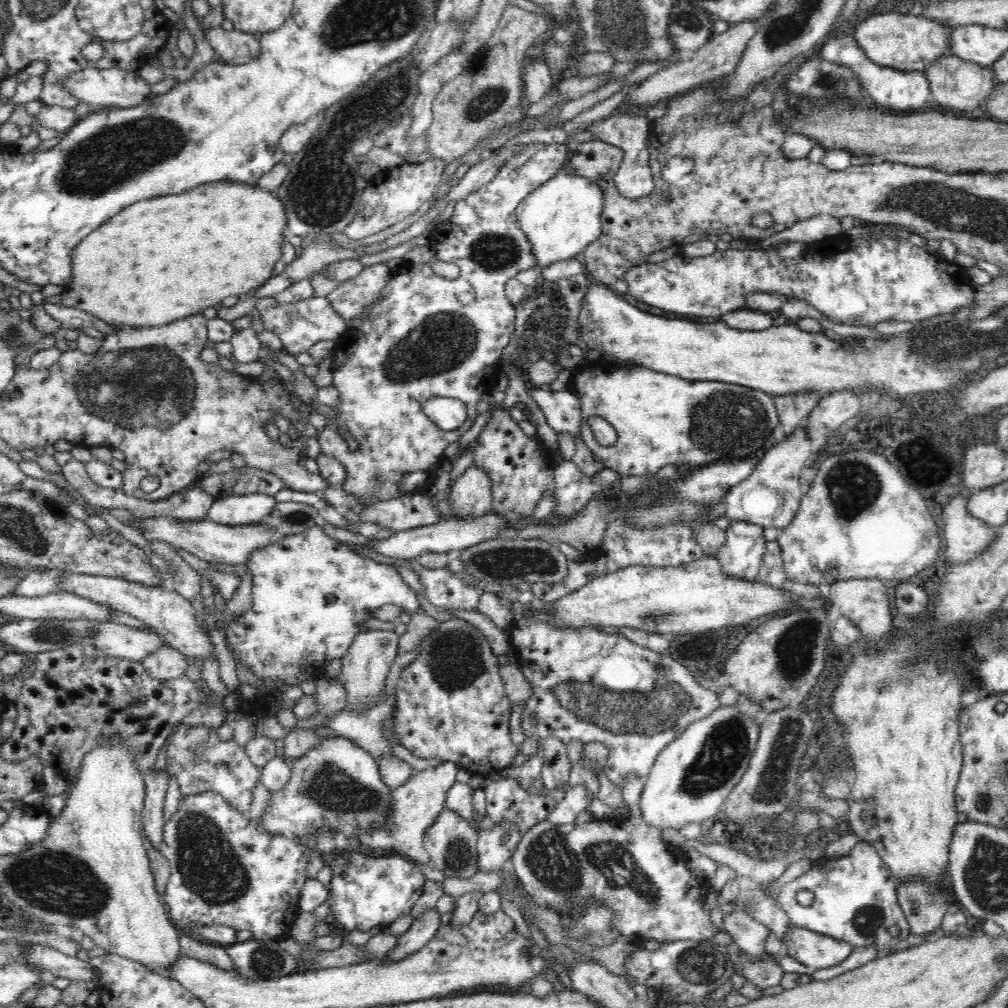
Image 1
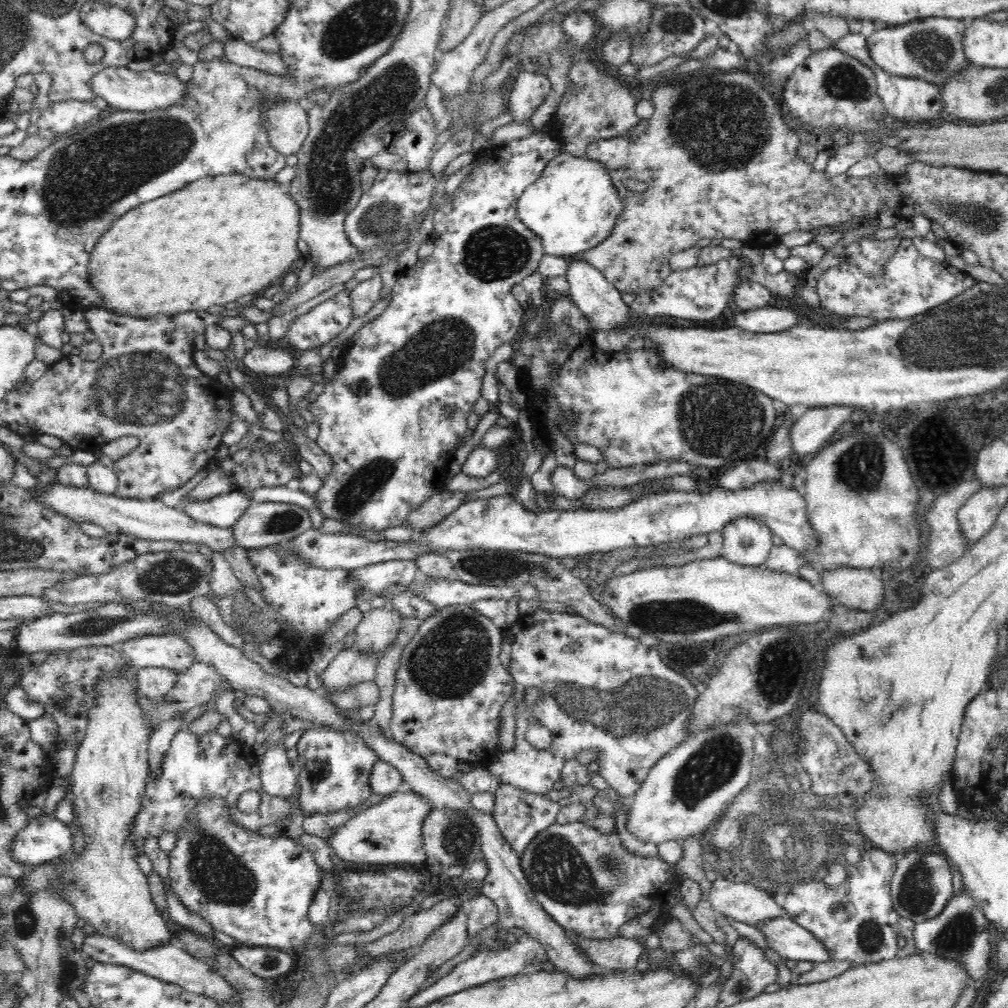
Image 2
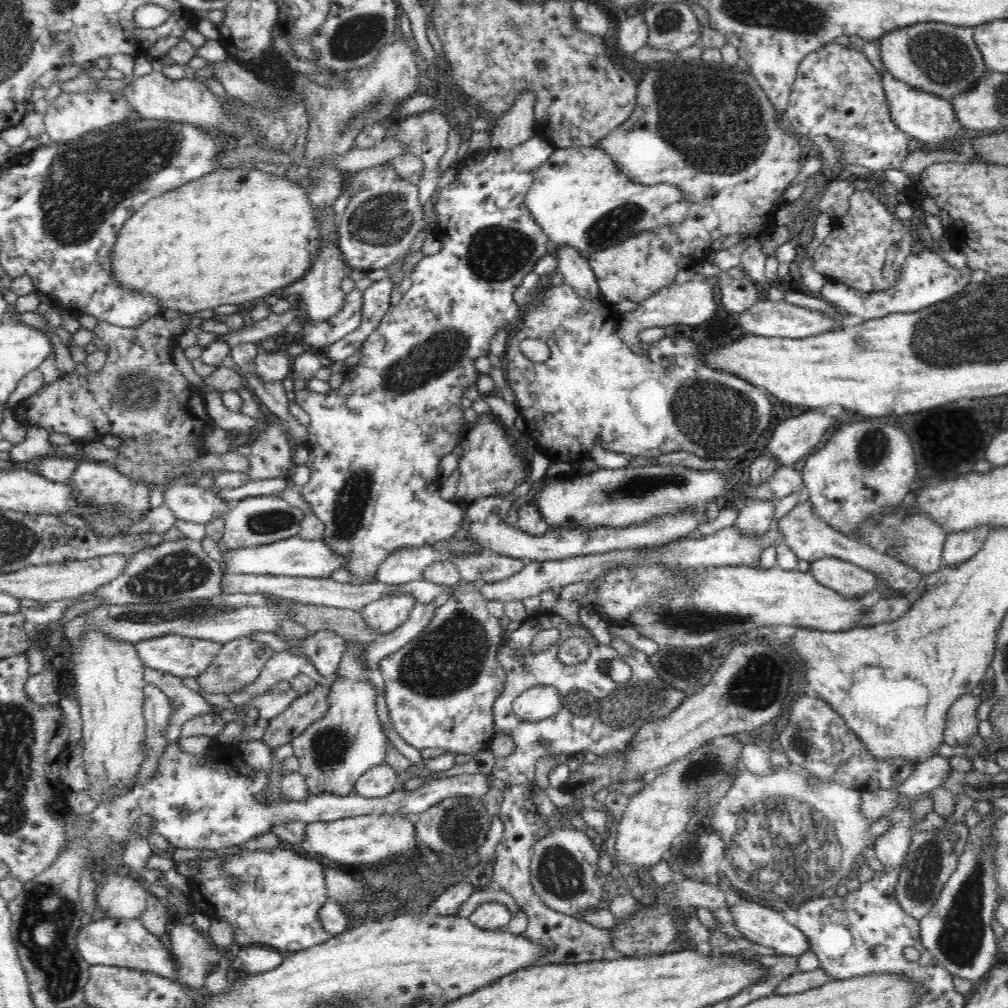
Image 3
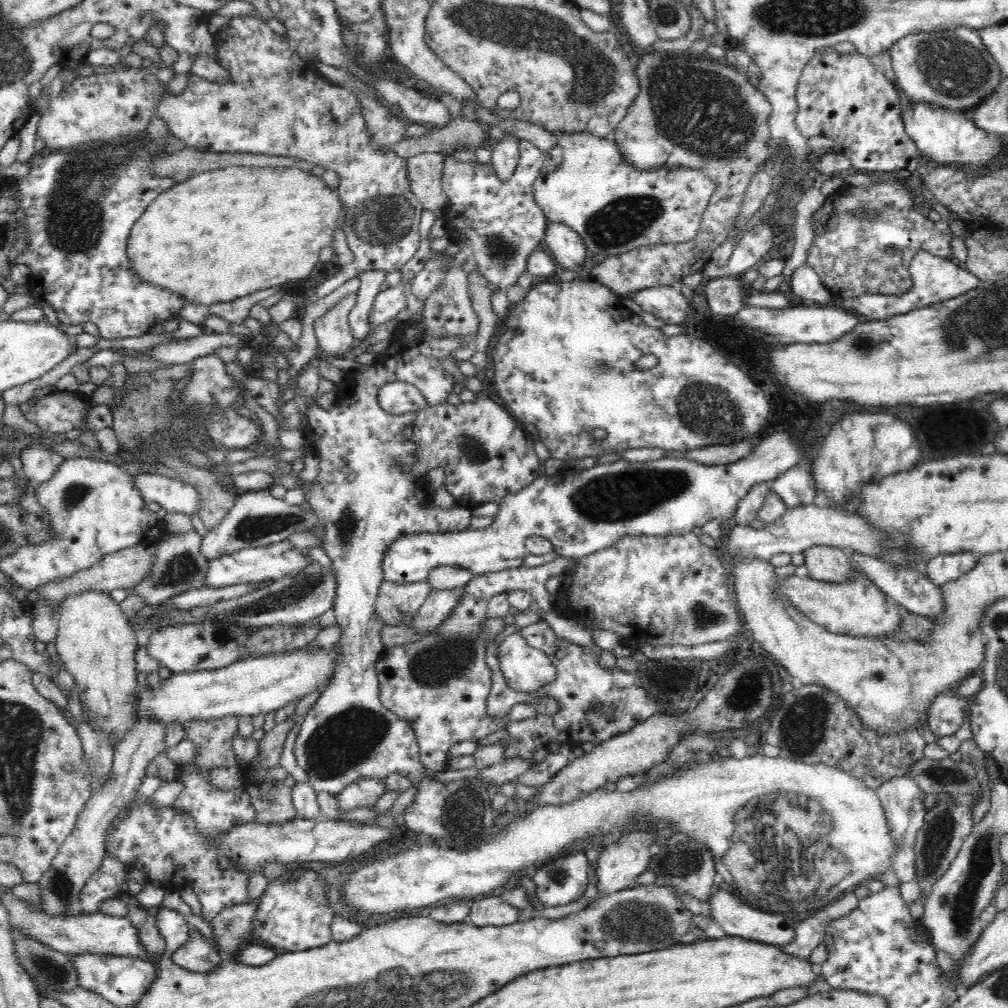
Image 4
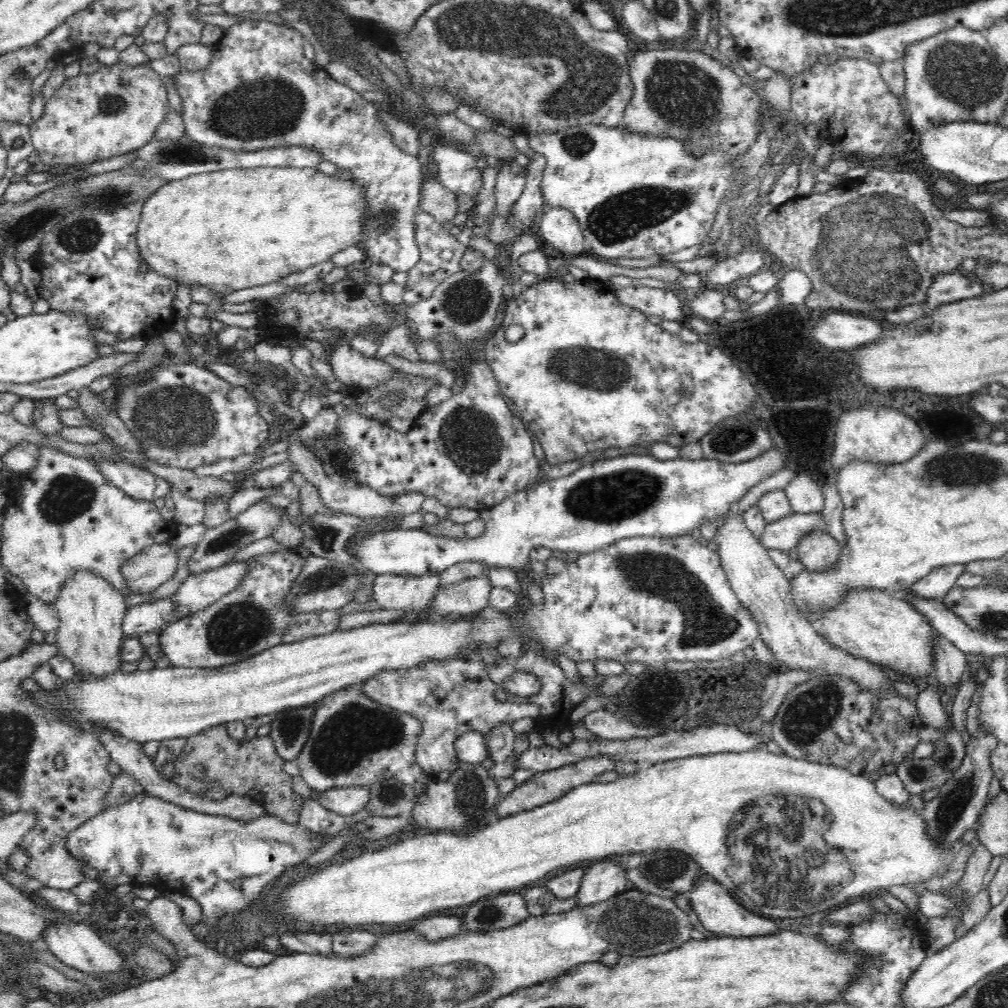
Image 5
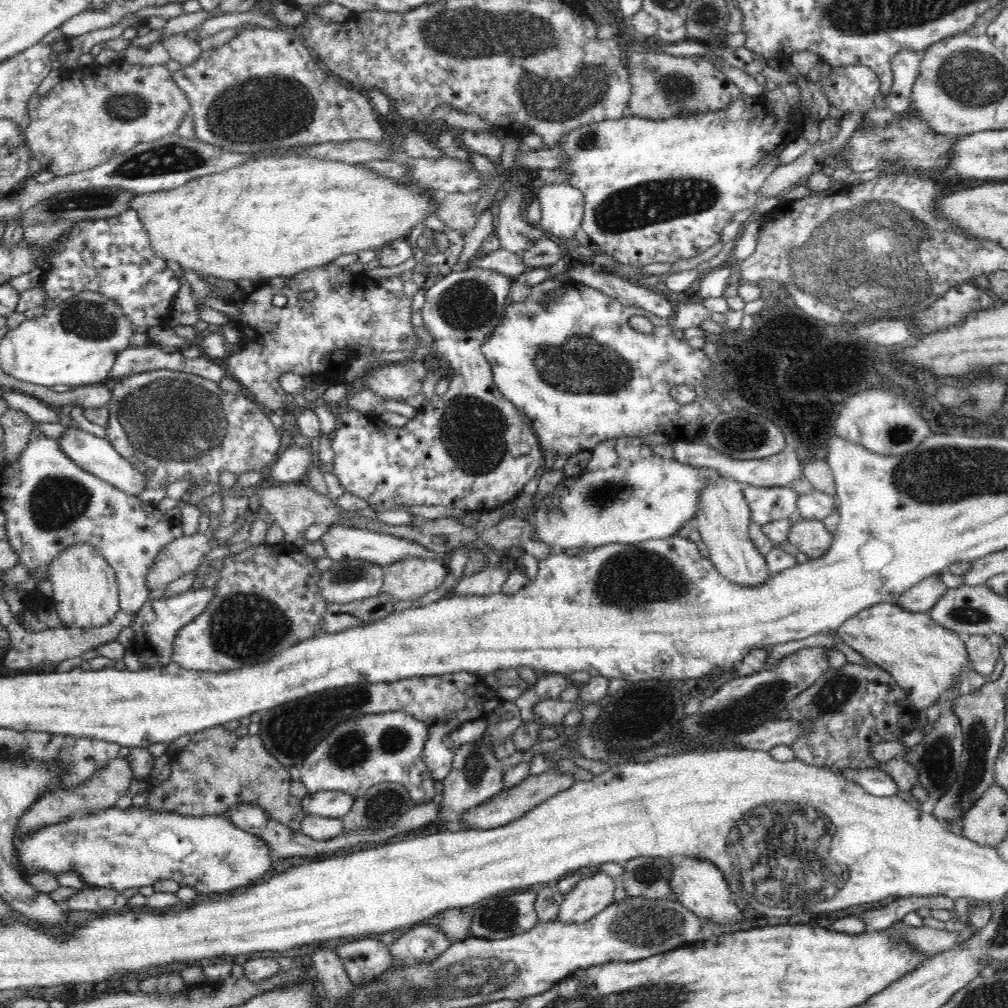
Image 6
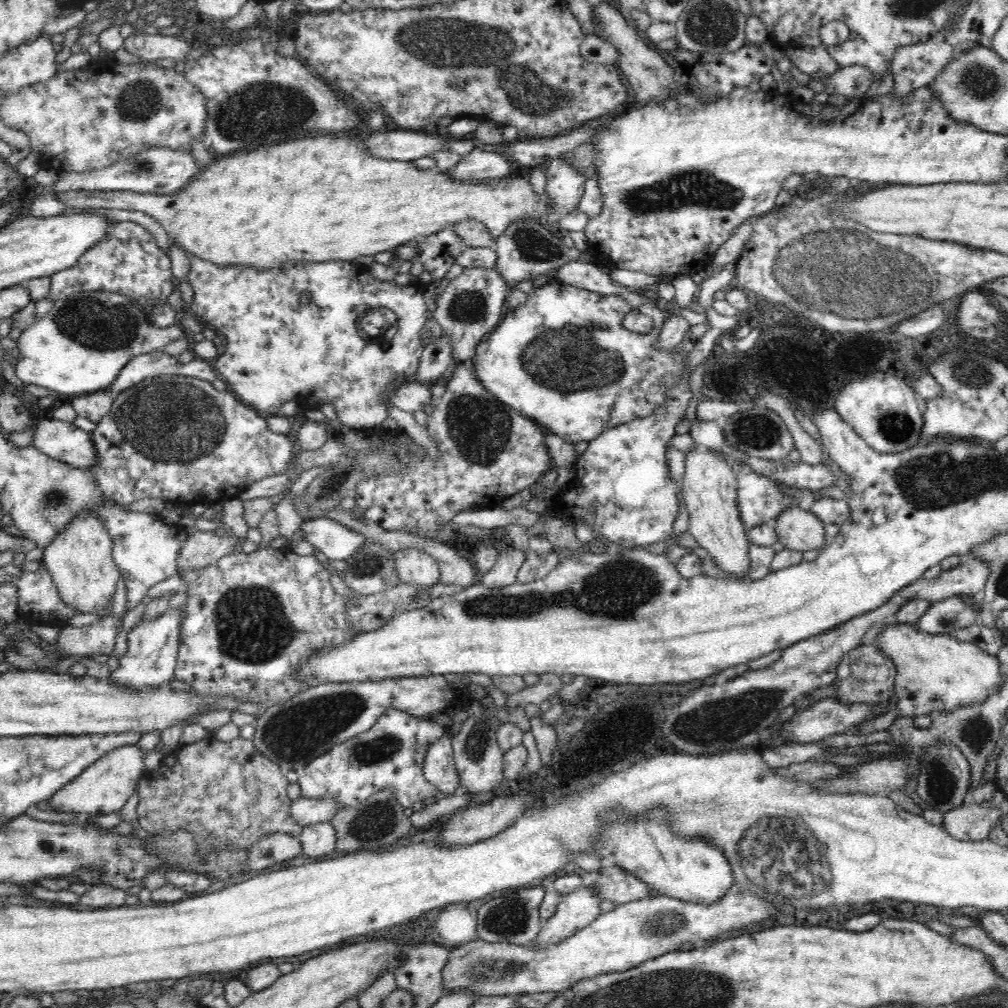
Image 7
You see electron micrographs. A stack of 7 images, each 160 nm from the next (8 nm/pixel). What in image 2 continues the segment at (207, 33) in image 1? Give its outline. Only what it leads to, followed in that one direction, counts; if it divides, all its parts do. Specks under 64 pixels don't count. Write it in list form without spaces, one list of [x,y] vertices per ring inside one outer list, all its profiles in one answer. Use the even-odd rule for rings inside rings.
[[[229,38],[223,47],[228,61],[240,67],[254,68],[270,75],[286,77],[291,71],[280,54],[263,52],[253,44],[239,38]]]

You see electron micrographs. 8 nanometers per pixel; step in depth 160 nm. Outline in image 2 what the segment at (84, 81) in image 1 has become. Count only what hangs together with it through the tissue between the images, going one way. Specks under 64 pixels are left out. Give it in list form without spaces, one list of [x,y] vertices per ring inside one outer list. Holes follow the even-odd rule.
[[[110,67],[98,72],[91,81],[93,92],[108,103],[110,110],[148,112],[182,105],[187,98],[187,84],[176,75],[166,75],[155,70],[133,72],[127,67]]]

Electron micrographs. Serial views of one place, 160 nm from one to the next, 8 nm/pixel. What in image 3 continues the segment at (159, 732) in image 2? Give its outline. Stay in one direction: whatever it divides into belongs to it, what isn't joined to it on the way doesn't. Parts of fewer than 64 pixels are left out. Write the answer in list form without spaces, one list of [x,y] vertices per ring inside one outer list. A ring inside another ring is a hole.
[[[144,668],[145,685],[154,685],[162,690],[176,708],[171,710],[166,739],[177,742],[181,736],[182,725],[190,718],[201,714],[216,713],[220,715],[222,708],[211,706],[199,693],[186,688],[183,679],[159,672],[152,668]]]

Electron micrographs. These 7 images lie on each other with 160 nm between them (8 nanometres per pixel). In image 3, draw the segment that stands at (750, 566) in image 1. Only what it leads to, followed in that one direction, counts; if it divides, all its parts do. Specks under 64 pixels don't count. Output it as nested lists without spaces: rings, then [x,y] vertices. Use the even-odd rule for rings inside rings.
[[[753,499],[753,504],[739,506],[736,527],[751,538],[760,538],[774,527],[772,517],[776,508],[771,499]]]

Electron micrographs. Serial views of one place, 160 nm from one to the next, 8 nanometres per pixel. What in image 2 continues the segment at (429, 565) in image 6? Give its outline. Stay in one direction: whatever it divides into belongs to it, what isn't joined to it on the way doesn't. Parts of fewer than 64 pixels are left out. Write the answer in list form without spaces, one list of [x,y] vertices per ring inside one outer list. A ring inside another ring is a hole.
[[[390,602],[384,608],[364,612],[364,618],[355,629],[354,647],[364,653],[374,653],[385,649],[396,640],[403,617]]]

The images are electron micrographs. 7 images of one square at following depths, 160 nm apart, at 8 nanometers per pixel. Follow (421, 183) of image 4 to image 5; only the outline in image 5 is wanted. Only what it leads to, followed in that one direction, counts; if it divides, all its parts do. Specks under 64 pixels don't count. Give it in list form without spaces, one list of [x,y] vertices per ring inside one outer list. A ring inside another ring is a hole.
[[[427,146],[420,147],[417,157],[426,173],[420,195],[420,210],[435,216],[438,221],[450,222],[461,211],[460,199],[437,179],[432,152]]]

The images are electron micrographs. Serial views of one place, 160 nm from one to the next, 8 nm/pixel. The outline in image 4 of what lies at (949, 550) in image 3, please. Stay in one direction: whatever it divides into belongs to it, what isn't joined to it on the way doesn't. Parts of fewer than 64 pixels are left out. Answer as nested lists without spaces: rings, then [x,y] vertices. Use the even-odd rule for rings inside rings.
[[[972,552],[936,556],[923,567],[923,571],[936,587],[942,587],[973,570],[979,559]]]

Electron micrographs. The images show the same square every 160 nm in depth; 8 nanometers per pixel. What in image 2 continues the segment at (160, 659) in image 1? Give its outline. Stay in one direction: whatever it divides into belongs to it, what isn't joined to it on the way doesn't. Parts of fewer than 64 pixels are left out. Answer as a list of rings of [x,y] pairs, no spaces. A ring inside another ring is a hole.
[[[139,667],[137,682],[144,696],[153,702],[158,702],[173,690],[179,675],[166,668]]]

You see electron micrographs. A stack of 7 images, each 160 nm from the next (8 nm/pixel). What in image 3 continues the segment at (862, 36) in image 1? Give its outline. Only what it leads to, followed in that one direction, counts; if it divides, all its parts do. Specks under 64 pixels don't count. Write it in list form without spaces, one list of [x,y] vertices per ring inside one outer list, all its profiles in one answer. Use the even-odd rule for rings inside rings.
[[[942,22],[914,24],[882,36],[877,46],[891,76],[912,88],[949,101],[972,91],[988,70],[974,38],[974,27],[970,26]]]

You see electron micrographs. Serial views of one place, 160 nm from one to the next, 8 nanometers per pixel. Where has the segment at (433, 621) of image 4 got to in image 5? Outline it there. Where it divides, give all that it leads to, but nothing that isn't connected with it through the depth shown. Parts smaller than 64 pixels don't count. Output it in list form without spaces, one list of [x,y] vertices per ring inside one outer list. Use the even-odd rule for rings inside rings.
[[[489,576],[467,579],[452,586],[441,587],[428,612],[439,616],[468,616],[484,613],[493,590]]]

